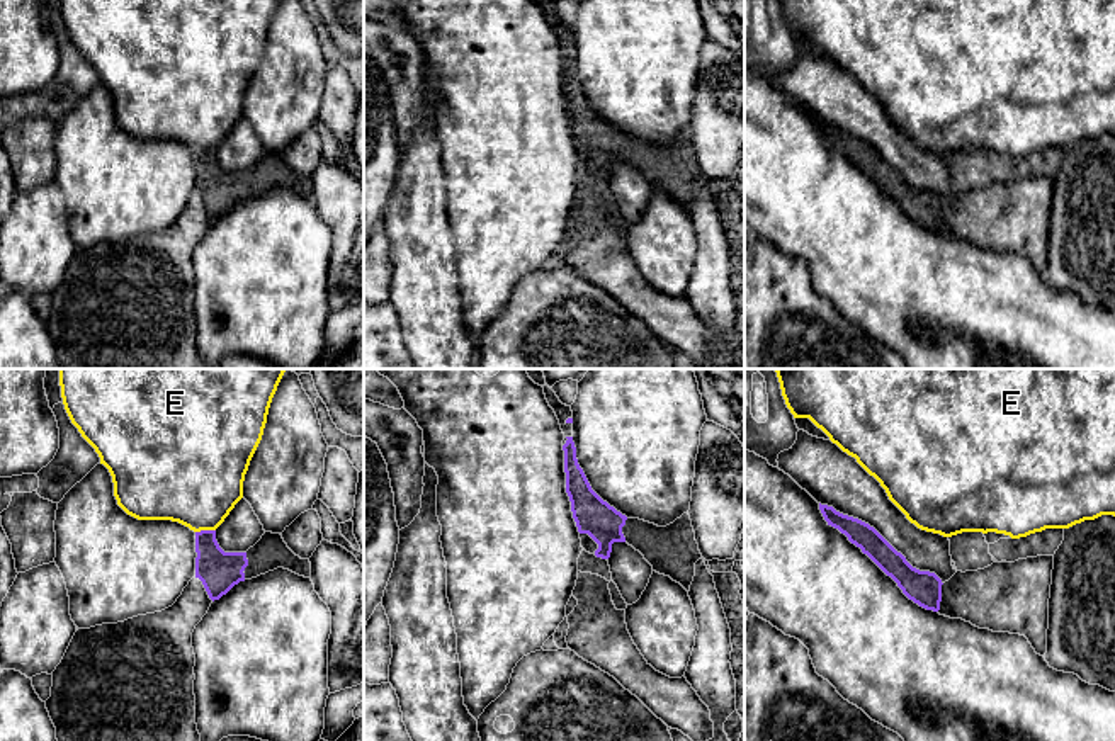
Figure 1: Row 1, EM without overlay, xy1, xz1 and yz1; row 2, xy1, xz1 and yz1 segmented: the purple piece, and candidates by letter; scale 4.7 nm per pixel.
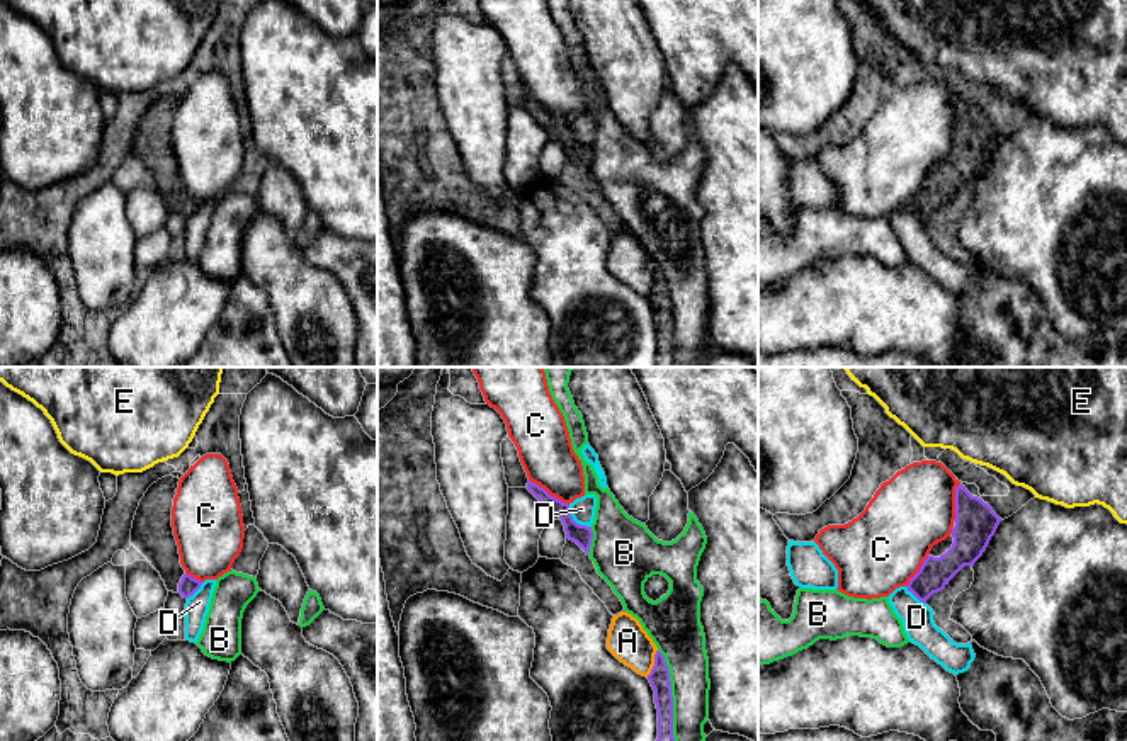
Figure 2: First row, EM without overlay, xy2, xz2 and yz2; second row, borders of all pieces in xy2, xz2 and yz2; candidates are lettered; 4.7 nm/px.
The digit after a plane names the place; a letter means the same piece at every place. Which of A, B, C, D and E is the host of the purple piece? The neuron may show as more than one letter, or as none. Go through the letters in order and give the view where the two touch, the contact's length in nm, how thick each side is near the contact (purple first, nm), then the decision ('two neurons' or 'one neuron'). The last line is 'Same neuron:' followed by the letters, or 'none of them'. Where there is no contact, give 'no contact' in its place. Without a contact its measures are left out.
A: xz2 | 140 nm | 100/190 nm | two neurons
B: xz2 | 480 nm | 100/200 nm | two neurons
C: xz2 | 220 nm | 90/260 nm | two neurons
D: xz2 | 160 nm | 90/110 nm | two neurons
E: xy1 | 100 nm | 190/440 nm | two neurons
Same neuron: none of them

